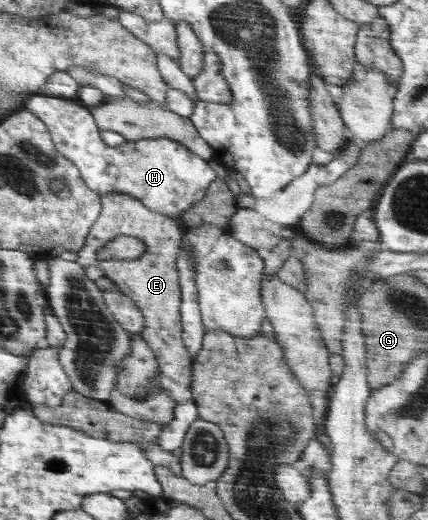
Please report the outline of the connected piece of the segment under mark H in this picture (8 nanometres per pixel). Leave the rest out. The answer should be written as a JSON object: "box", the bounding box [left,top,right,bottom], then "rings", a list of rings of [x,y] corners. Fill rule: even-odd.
{"box":[22,93,217,233],"rings":[[[34,93],[22,108],[44,120],[57,151],[76,164],[89,188],[102,198],[106,193],[135,196],[151,211],[181,222],[182,233],[187,230],[182,225],[182,215],[204,198],[208,187],[217,179],[207,160],[166,137],[126,140],[124,145],[109,147],[88,108],[78,101]]]}

